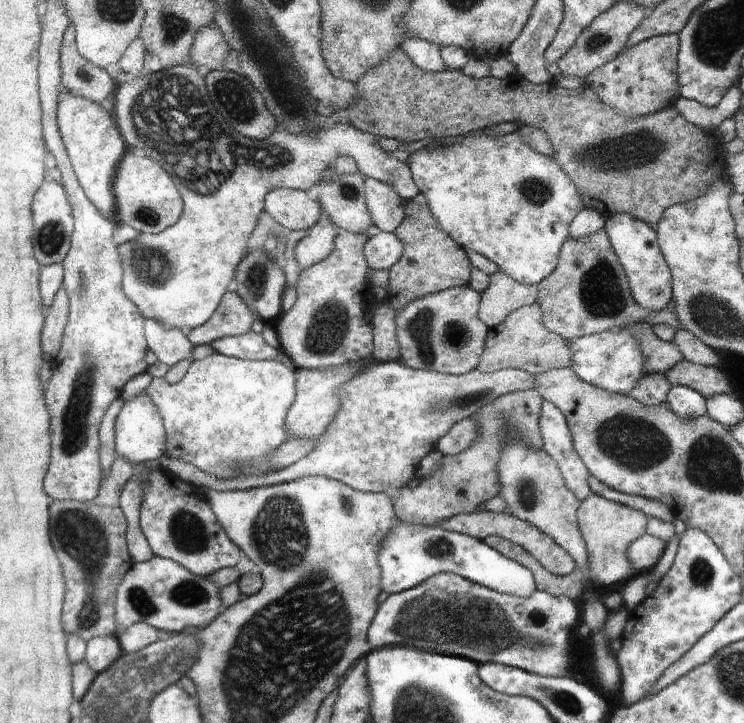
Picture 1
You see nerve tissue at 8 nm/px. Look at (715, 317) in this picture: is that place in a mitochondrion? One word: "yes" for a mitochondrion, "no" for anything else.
yes

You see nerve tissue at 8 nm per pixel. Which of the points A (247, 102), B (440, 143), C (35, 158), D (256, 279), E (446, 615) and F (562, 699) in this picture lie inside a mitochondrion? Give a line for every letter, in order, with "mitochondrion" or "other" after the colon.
A: mitochondrion
B: other
C: other
D: mitochondrion
E: mitochondrion
F: mitochondrion

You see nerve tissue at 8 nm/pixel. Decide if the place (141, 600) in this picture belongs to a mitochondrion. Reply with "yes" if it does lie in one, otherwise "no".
yes

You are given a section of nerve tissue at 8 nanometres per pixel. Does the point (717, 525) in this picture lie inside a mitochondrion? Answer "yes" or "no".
no

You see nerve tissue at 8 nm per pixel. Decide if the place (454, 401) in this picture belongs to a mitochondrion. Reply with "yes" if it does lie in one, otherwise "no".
yes

